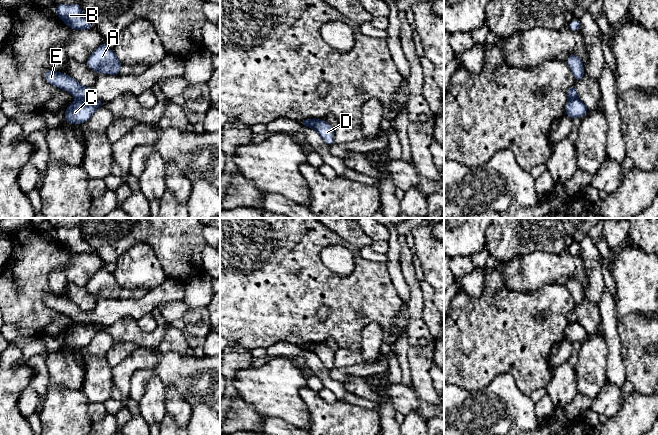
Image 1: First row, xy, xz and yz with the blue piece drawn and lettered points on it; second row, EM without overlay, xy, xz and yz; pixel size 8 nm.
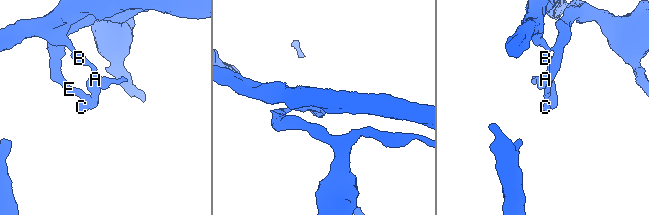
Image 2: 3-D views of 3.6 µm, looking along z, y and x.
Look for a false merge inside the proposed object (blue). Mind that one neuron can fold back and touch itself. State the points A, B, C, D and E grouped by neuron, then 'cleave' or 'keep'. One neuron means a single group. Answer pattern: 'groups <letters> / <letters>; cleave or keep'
groups A B C D / E; cleave

